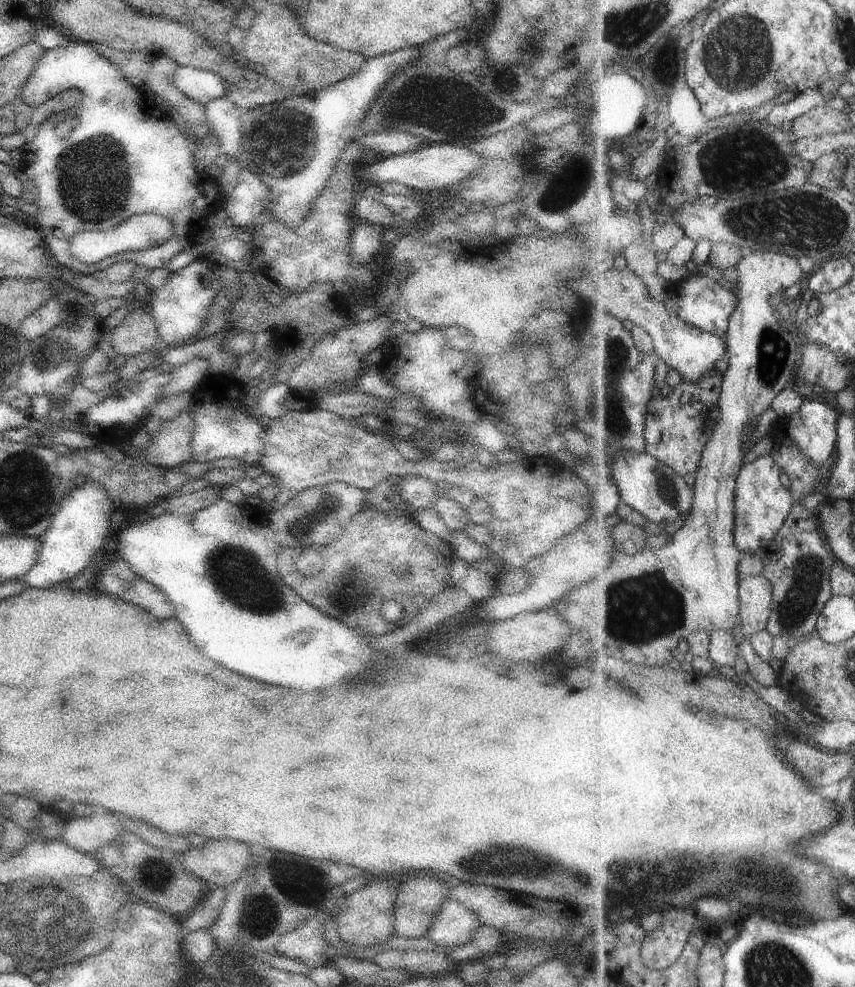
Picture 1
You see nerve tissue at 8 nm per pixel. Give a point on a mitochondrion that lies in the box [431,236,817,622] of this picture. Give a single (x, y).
(617, 355)

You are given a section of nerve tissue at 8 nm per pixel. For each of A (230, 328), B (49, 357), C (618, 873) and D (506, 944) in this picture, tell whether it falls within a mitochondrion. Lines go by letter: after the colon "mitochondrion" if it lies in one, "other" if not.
A: other
B: mitochondrion
C: mitochondrion
D: other

